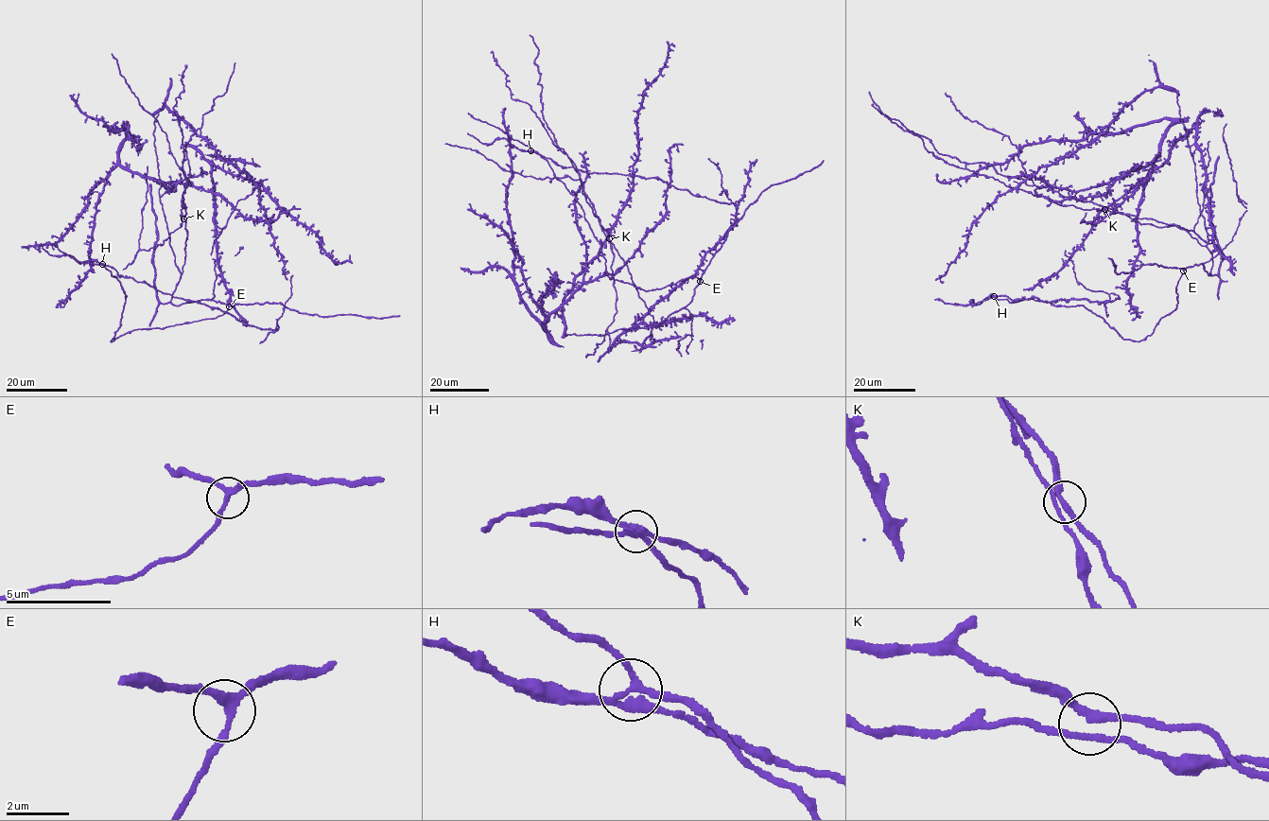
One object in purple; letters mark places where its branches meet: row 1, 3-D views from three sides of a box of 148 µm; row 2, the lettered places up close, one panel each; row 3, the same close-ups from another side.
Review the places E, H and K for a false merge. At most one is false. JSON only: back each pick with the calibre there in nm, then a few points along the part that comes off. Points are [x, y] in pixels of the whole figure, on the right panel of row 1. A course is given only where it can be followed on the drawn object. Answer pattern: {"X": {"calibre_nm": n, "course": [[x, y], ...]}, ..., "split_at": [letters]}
{"H": {"calibre_nm": 280, "course": [[993, 297], [1037, 297], [1049, 302], [1120, 298], [1079, 284], [1065, 250]]}, "split_at": ["H"]}

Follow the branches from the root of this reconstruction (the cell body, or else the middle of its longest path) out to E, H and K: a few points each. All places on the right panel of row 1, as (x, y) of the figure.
E: (1207, 272), (1202, 263), (1183, 270)
H: (1207, 272), (1202, 263), (1187, 267), (1175, 287), (1176, 308), (1138, 341), (1122, 339), (1083, 305), (993, 297)
K: (1207, 272), (1208, 275), (1212, 267), (1211, 254), (1186, 230), (1173, 224), (1104, 209)

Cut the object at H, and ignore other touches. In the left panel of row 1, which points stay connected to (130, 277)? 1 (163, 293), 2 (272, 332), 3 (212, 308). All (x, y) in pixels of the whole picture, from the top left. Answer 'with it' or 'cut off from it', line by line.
1: with it
2: with it
3: with it

